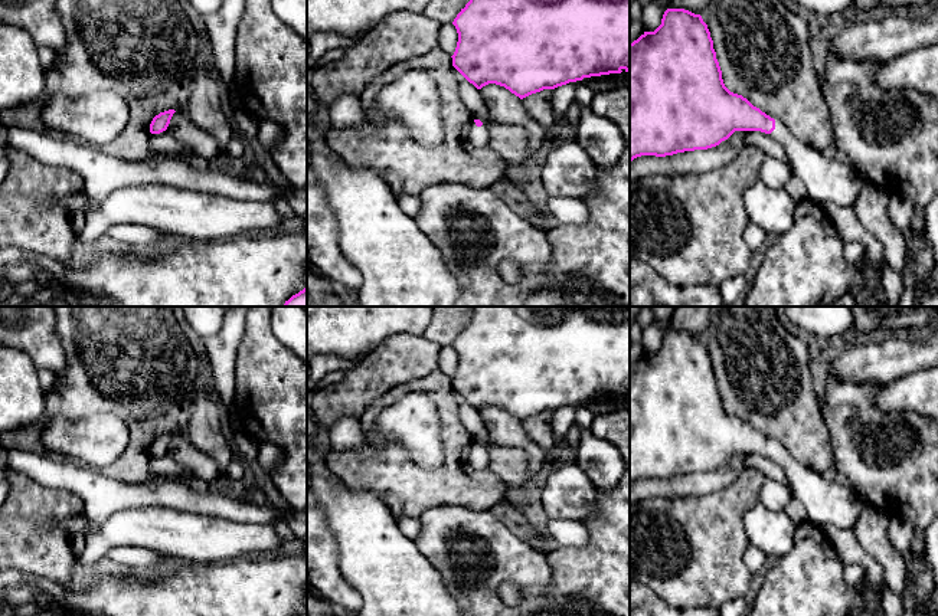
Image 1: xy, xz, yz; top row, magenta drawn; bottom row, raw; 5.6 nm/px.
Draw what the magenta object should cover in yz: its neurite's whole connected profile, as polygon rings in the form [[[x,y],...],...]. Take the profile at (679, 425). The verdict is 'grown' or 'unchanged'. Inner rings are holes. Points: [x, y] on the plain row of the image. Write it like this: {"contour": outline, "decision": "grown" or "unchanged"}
{"contour": [[[667,331],[661,347],[654,354],[644,354],[630,366],[630,485],[641,478],[666,479],[707,472],[728,462],[735,453],[761,453],[781,465],[792,498],[804,505],[810,522],[823,528],[826,525],[836,525],[841,530],[854,528],[865,502],[860,495],[841,479],[828,481],[805,468],[788,453],[784,445],[771,440],[742,417],[731,415],[723,406],[713,363],[702,338],[684,331]]], "decision": "grown"}

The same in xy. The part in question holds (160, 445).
{"contour": [[[169,432],[156,438],[150,446],[150,455],[160,456],[166,453],[174,435],[174,432]]], "decision": "unchanged"}

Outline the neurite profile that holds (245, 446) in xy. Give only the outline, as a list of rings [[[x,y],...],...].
[[[235,427],[232,446],[235,453],[245,462],[256,461],[258,445],[256,440],[248,435],[245,430]]]

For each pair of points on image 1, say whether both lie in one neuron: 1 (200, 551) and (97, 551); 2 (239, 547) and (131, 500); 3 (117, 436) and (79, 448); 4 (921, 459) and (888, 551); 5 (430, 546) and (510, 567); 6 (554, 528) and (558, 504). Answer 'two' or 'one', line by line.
1: one
2: two
3: one
4: two
5: one
6: two

